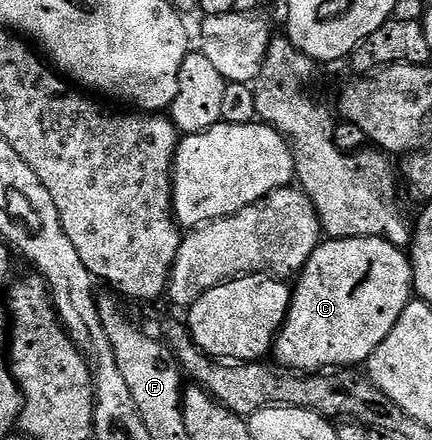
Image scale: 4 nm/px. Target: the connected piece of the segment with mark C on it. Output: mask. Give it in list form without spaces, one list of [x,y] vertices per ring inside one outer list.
[[[349,237],[348,239],[323,240],[316,247],[316,251],[312,251],[308,263],[302,268],[302,272],[297,274],[296,281],[298,283],[297,285],[295,283],[291,292],[289,315],[286,317],[281,331],[275,337],[272,351],[274,356],[276,355],[274,357],[275,362],[283,368],[309,374],[326,371],[331,367],[358,367],[365,363],[372,355],[372,351],[376,351],[376,347],[380,347],[380,343],[384,343],[384,339],[388,339],[388,331],[392,331],[392,327],[396,327],[396,319],[400,319],[404,307],[408,307],[414,293],[414,269],[410,266],[407,250],[398,249],[392,242],[385,241],[383,237]]]

